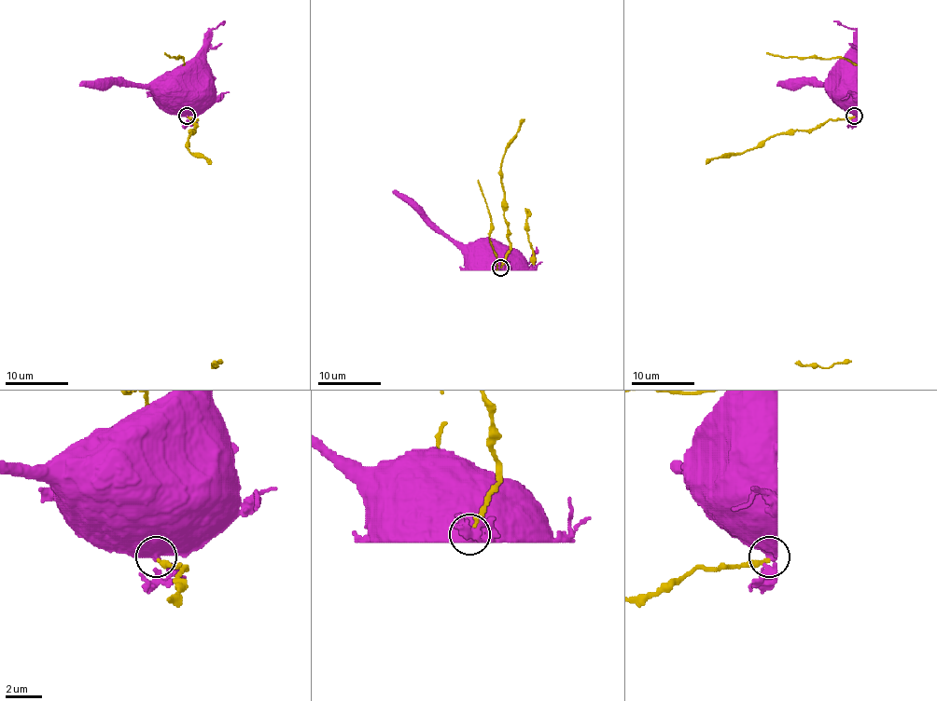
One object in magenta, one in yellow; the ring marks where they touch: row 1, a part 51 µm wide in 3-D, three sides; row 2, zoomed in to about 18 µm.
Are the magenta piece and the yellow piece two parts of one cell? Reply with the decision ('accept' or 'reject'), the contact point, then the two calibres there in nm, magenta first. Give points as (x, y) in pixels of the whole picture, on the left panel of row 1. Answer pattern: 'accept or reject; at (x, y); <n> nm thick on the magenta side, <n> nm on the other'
reject; at (187, 116); 700 nm thick on the magenta side, 280 nm on the other

